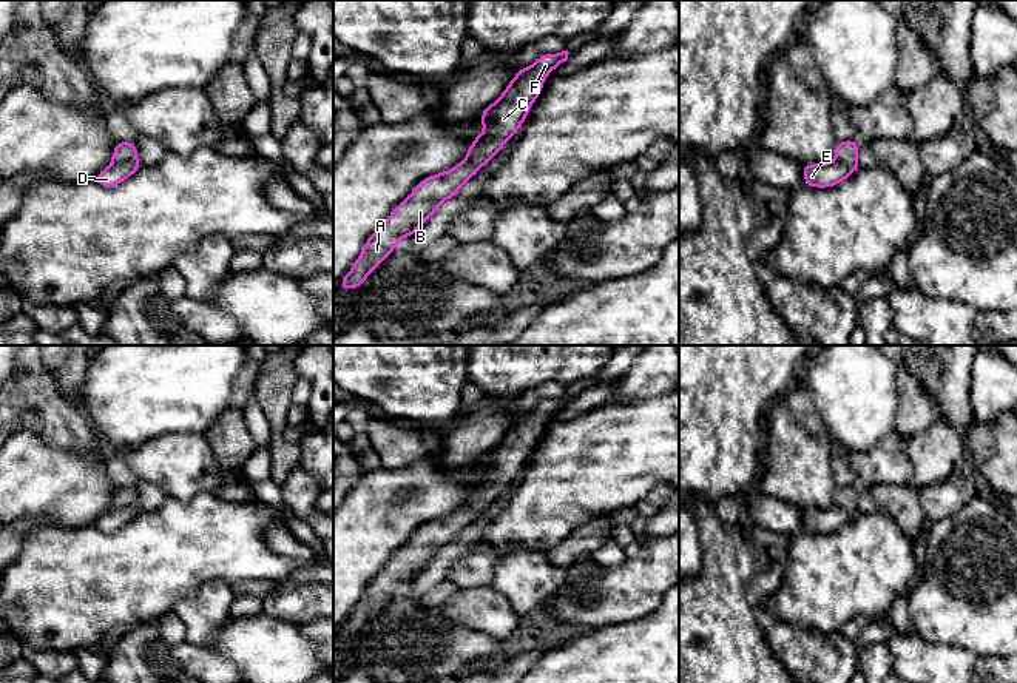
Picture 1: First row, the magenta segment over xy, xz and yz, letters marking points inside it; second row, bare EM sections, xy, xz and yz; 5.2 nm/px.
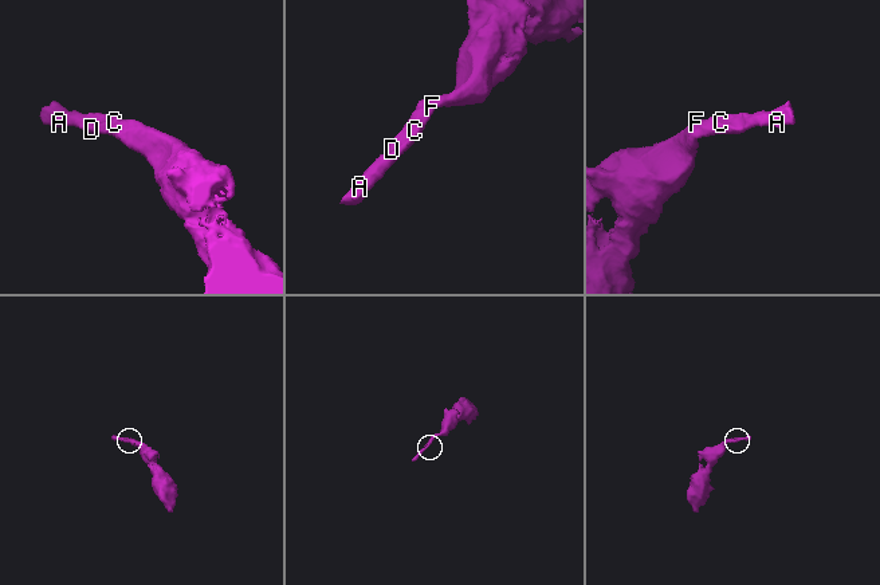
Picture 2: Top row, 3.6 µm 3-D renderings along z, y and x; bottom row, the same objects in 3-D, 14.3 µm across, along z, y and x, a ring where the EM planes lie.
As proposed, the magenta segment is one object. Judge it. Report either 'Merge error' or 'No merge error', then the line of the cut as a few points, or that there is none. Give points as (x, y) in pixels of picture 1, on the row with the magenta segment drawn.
No merge error. No split

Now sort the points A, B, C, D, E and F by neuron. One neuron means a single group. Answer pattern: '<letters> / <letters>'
A B C D E F

